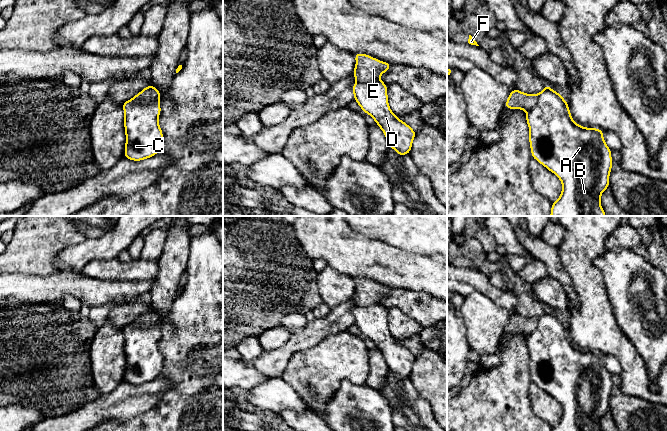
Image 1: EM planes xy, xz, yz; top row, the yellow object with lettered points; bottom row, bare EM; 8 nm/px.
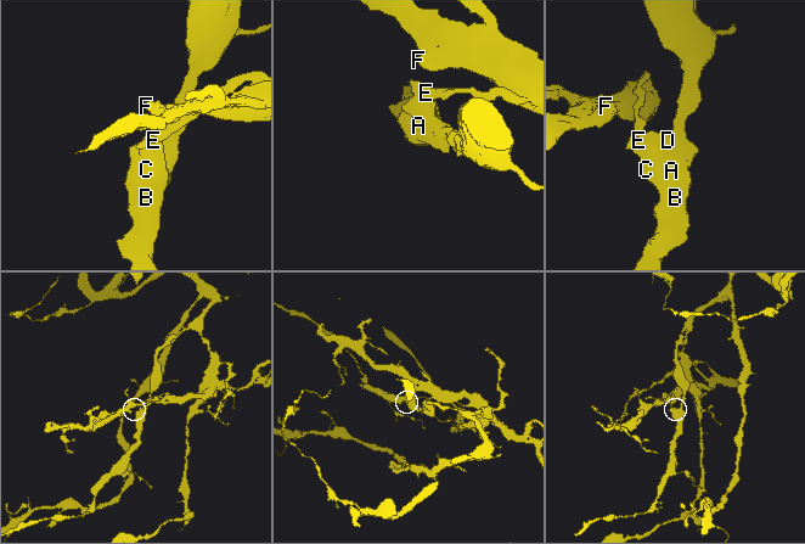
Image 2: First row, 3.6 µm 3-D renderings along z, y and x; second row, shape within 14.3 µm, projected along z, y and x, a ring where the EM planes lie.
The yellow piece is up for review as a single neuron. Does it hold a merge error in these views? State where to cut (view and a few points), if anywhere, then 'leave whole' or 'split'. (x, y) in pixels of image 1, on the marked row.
no cut | leave whole

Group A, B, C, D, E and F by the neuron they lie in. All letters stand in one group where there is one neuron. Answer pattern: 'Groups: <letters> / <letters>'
Groups: A B C D E F

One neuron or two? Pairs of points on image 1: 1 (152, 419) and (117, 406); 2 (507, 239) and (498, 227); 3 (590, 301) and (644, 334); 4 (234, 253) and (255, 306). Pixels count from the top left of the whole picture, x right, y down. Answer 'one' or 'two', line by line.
1: two
2: one
3: two
4: one

